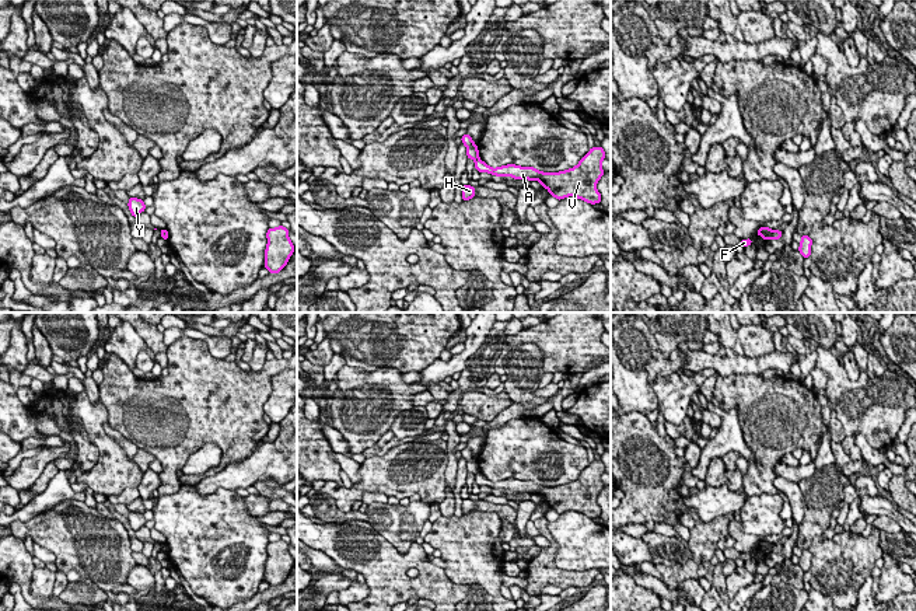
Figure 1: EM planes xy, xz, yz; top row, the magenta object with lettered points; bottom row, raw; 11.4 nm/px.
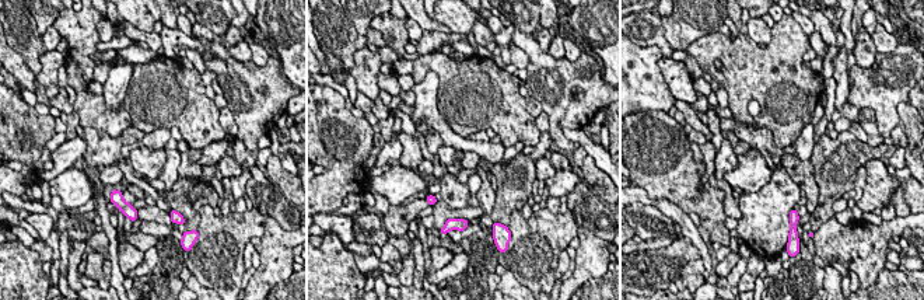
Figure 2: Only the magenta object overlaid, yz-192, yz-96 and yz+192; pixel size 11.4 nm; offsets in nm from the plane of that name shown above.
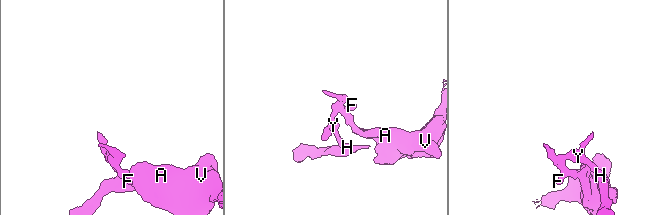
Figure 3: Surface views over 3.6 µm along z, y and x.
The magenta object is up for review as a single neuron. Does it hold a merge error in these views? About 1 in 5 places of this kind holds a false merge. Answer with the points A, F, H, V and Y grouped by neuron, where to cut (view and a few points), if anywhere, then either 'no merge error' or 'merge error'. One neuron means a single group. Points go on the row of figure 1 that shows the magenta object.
groups A V / F H Y; cut xz (479, 159), (475, 161); merge error

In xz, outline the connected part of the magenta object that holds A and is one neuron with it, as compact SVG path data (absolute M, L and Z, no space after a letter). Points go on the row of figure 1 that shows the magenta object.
M594 146L576 167L560 172L542 172L534 167L520 167L515 164L492 168L480 158L475 161L475 168L479 172L489 172L500 178L508 175L514 179L535 179L559 200L567 196L574 196L587 203L595 205L601 202L597 182L604 175L601 165L604 158L604 149Z

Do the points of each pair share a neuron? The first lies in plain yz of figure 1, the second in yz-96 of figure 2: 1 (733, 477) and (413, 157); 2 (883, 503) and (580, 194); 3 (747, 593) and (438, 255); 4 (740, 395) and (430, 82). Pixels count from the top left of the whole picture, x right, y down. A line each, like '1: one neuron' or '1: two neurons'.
1: two neurons
2: two neurons
3: two neurons
4: two neurons

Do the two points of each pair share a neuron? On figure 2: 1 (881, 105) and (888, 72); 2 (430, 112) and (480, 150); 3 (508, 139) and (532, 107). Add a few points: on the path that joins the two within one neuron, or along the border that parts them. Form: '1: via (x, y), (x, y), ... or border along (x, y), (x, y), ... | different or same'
1: via (882, 97), (888, 80) | same
2: via (440, 125), (457, 142), (468, 145) | same
3: border along (525, 98), (525, 107), (534, 118) | different

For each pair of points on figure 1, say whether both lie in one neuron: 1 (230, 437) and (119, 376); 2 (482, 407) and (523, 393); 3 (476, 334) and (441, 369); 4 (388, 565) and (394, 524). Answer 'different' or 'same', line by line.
1: same
2: different
3: same
4: different

